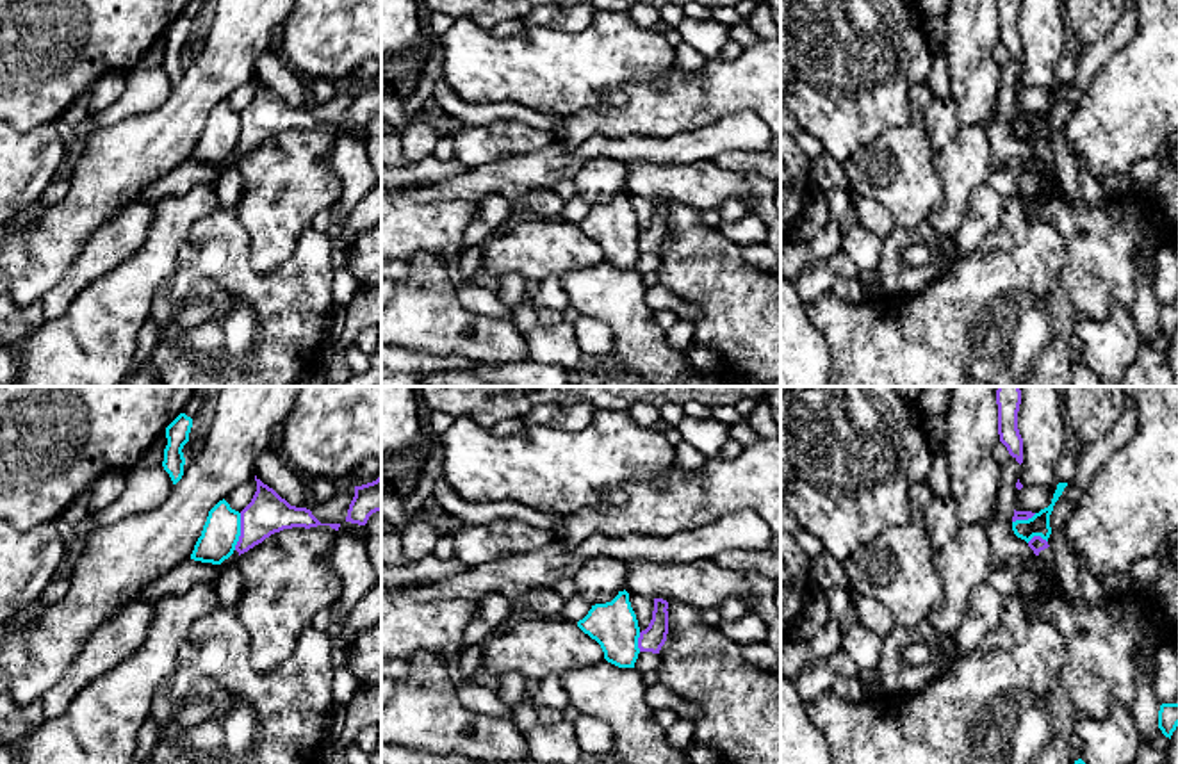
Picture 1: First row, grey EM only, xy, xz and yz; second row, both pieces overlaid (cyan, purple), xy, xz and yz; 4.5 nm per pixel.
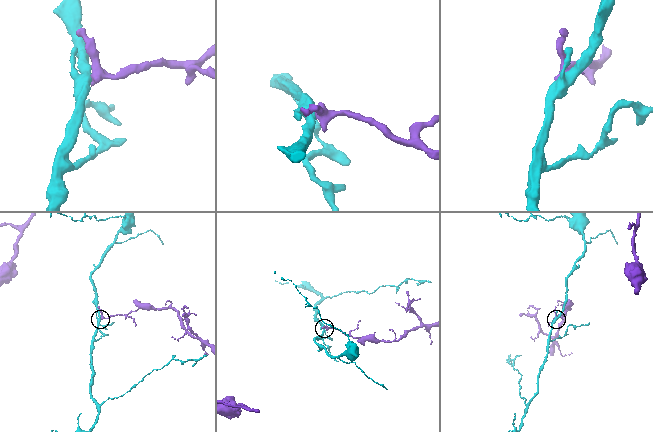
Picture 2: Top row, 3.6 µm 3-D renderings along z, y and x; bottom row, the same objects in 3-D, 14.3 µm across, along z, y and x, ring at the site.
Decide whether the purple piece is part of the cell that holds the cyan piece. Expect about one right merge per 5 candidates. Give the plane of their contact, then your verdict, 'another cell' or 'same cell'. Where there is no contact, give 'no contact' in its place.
xy | another cell

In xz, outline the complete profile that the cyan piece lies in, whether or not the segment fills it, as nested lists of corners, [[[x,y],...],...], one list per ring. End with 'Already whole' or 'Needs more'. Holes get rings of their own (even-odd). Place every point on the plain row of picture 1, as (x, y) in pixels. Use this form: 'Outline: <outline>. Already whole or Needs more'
Outline: [[[626,191],[611,203],[592,207],[577,228],[601,246],[608,264],[634,269],[640,228]]]. Already whole

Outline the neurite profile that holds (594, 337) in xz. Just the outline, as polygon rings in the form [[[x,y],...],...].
[[[581,315],[572,326],[577,344],[588,362],[611,356],[615,338],[606,322]]]

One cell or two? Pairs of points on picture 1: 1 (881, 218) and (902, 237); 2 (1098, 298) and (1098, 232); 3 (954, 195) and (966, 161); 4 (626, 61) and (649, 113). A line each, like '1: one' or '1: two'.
1: two
2: one
3: one
4: two

